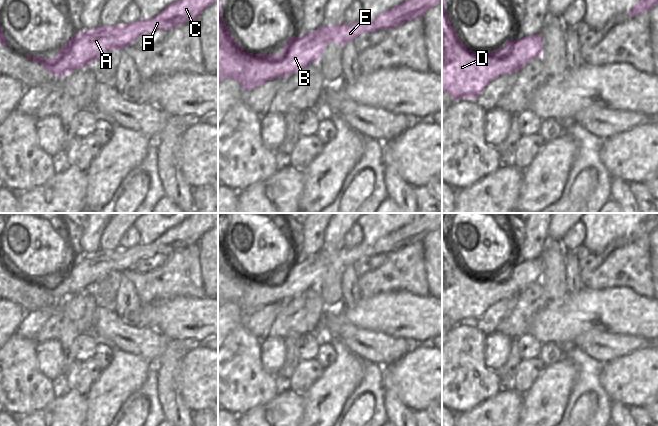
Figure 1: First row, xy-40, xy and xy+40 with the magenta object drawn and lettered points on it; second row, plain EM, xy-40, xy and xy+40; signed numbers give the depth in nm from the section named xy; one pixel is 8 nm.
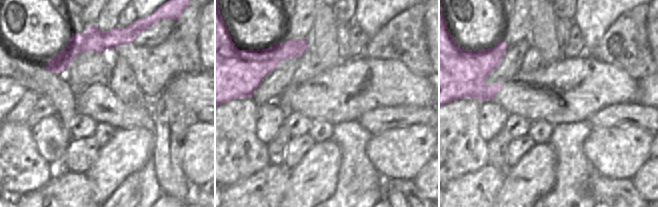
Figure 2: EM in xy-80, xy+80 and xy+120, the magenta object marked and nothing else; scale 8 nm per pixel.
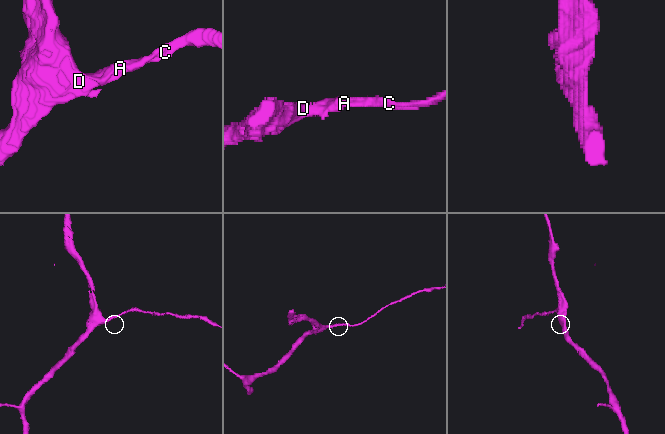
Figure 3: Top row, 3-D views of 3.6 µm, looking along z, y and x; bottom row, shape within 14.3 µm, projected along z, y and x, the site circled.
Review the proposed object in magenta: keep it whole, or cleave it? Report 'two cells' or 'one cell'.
one cell

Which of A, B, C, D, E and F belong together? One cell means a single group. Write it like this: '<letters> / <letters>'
A B C D E F

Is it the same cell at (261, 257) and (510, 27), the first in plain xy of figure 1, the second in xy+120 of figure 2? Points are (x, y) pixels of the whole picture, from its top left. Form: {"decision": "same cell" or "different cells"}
{"decision": "different cells"}

